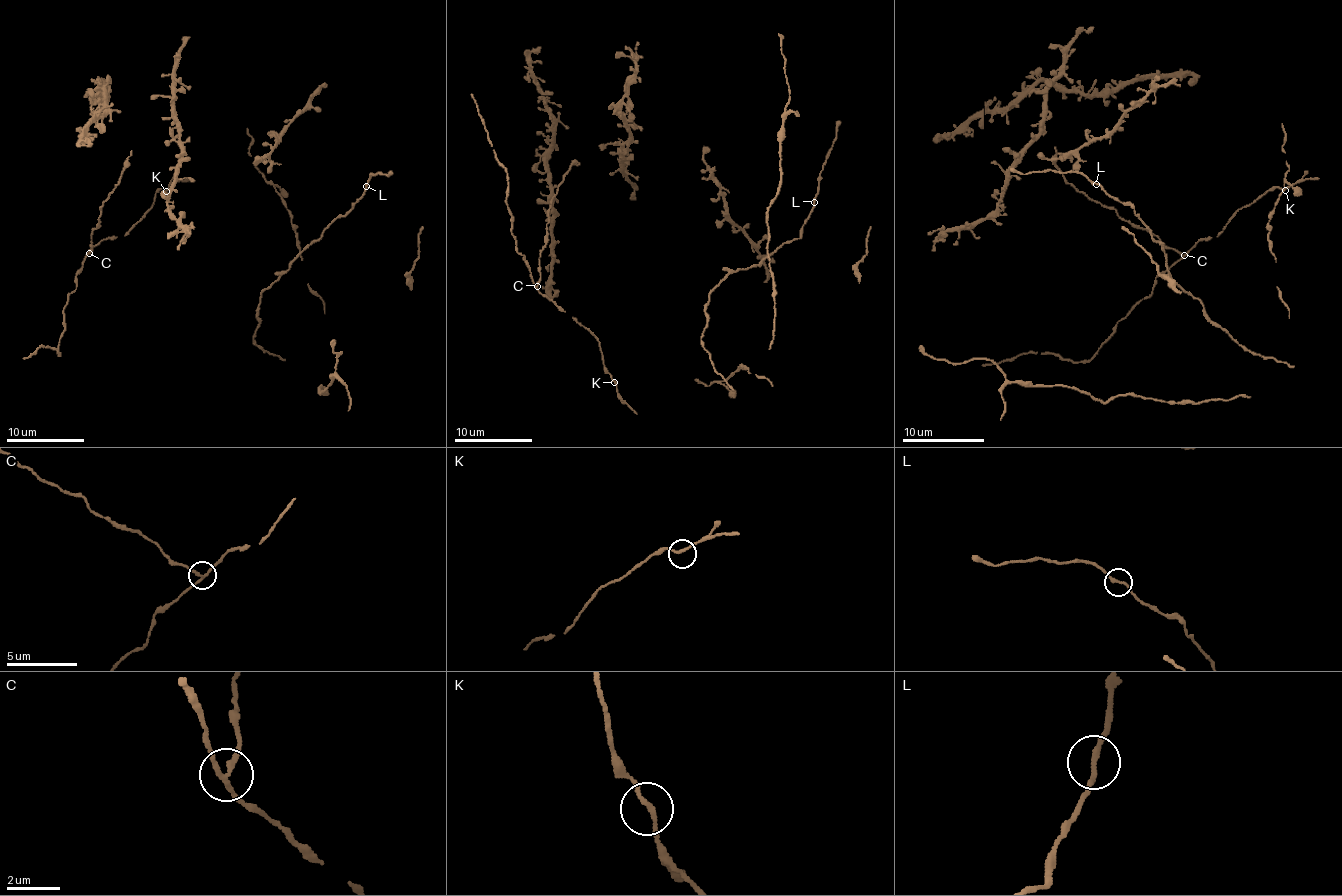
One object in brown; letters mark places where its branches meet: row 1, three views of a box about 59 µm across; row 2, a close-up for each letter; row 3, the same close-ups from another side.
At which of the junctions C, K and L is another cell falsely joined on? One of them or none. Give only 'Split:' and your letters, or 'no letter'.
Split: C

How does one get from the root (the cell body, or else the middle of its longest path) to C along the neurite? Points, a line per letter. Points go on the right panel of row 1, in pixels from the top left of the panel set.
C: (1283, 188), (1273, 188), (1242, 206), (1216, 237), (1198, 241), (1183, 255)

